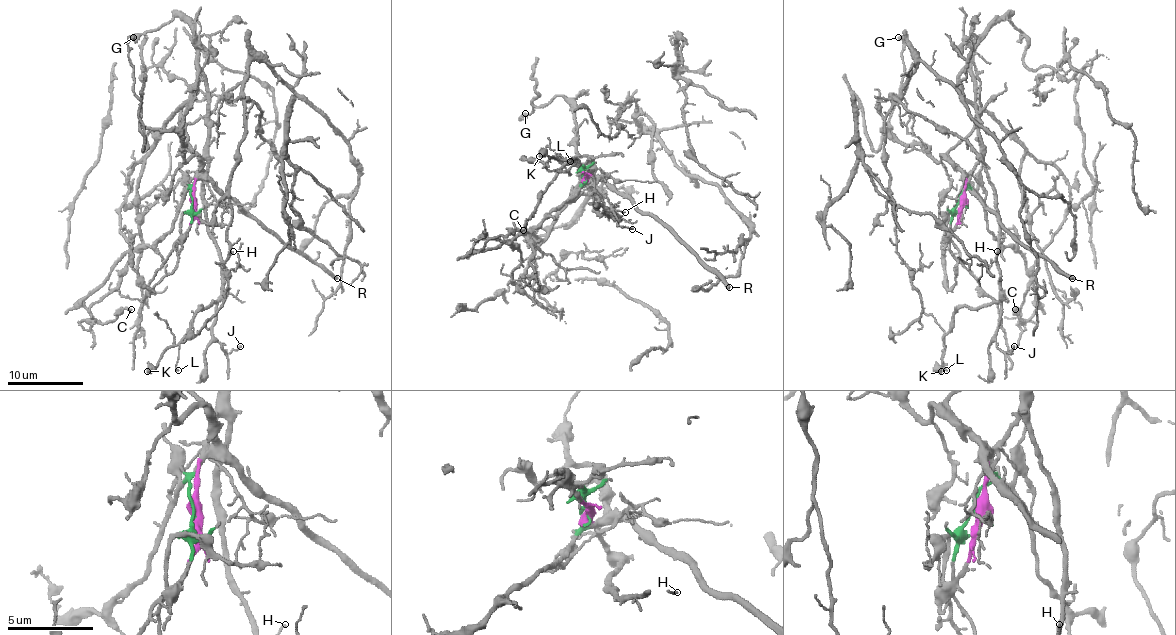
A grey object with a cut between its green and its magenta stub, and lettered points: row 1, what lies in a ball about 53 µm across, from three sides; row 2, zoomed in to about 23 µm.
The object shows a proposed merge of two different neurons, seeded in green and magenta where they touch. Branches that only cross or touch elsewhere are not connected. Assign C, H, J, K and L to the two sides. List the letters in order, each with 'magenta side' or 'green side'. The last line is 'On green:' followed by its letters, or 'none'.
C: green side
H: magenta side
J: magenta side
K: magenta side
L: magenta side
On green: C

